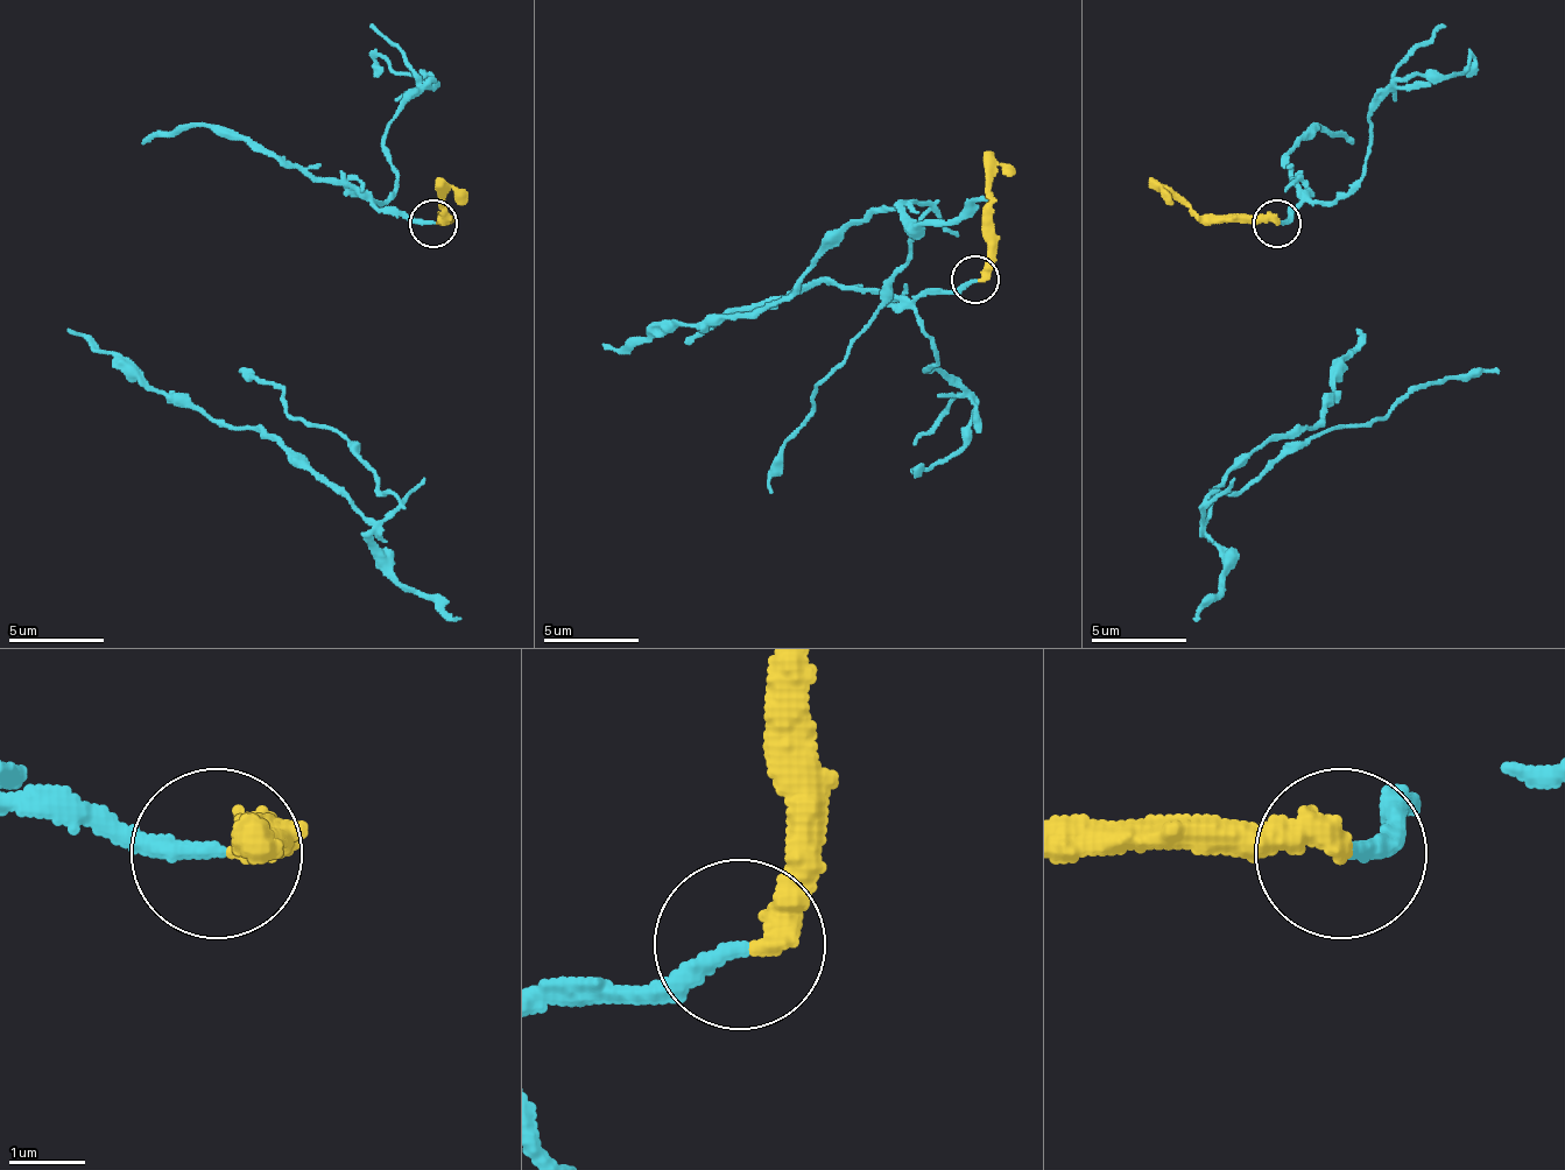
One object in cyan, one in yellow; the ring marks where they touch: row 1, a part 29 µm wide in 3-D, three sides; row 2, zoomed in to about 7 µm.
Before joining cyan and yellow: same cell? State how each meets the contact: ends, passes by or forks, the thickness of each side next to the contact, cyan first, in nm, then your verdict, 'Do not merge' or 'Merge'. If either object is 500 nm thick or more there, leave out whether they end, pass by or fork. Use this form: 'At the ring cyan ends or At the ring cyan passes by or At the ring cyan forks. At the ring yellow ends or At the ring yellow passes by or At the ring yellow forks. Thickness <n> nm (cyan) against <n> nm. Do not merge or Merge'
At the ring cyan ends. At the ring yellow ends. Thickness 240 nm (cyan) against 400 nm. Do not merge

